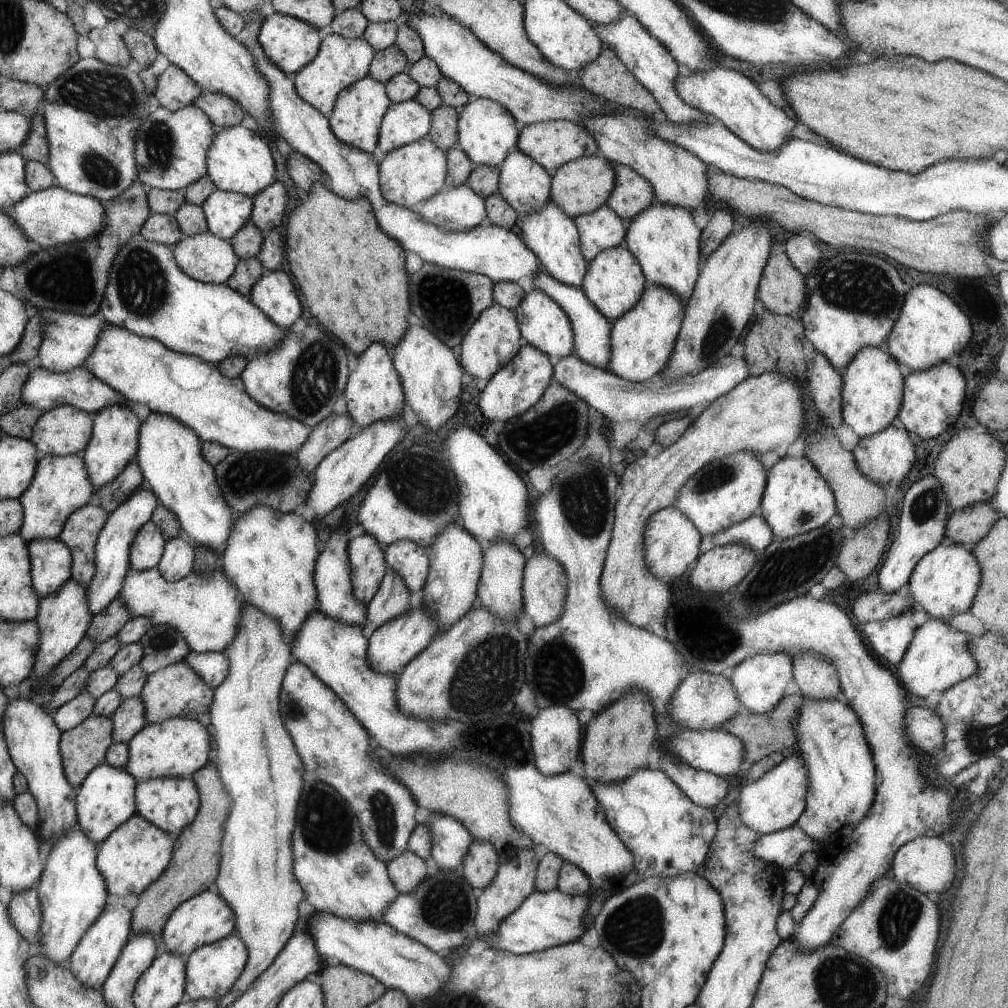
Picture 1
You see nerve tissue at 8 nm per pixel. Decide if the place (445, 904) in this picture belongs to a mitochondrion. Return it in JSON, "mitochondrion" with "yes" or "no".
{"mitochondrion":"yes"}

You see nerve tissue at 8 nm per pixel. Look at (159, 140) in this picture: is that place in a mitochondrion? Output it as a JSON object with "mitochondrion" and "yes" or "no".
{"mitochondrion":"yes"}

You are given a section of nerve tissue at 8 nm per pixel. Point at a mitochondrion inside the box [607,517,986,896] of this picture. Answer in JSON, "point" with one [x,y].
{"point":[786,569]}

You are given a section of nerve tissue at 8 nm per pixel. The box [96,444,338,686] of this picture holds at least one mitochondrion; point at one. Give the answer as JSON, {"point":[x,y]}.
{"point":[160,641]}

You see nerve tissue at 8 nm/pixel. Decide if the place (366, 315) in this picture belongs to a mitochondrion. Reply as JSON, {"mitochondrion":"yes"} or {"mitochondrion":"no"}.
{"mitochondrion":"no"}

